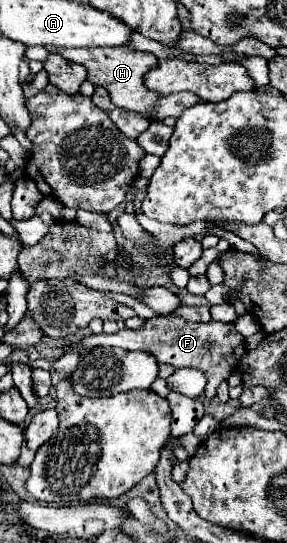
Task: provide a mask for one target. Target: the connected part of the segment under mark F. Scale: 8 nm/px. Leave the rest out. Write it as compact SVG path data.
M167 315L167 317L153 317L147 319L143 327L139 329L119 329L117 333L99 333L99 335L89 335L81 339L79 343L71 343L65 347L65 351L77 351L77 353L89 353L95 347L121 347L127 351L147 351L157 357L157 363L169 363L173 367L193 367L205 373L207 385L205 385L205 395L209 399L215 397L215 389L221 381L225 381L235 369L239 359L243 357L245 345L241 335L235 331L233 323L217 323L217 321L207 321L207 323L187 323L185 319L177 315Z

